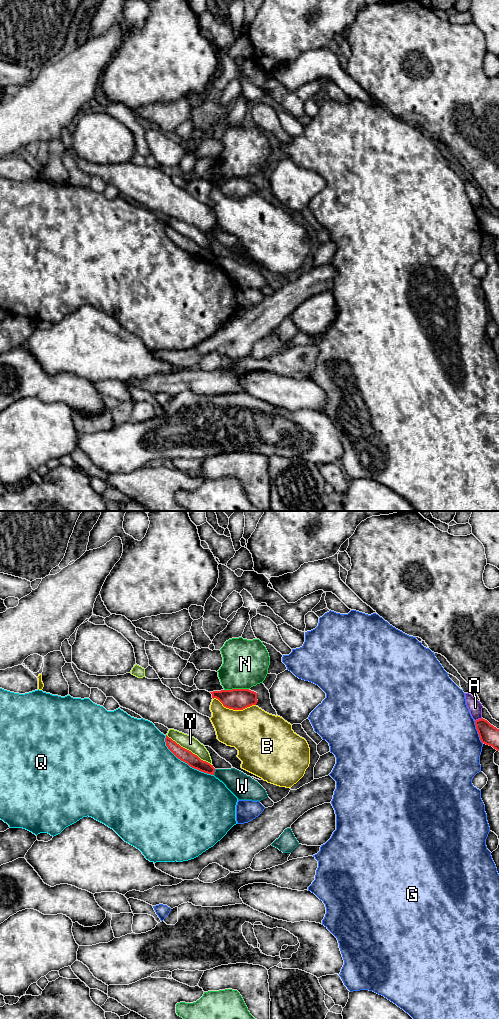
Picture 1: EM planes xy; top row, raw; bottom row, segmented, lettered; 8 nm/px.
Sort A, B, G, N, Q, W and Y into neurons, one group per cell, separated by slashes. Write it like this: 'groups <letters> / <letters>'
groups A / B / G / N / Q / W / Y

